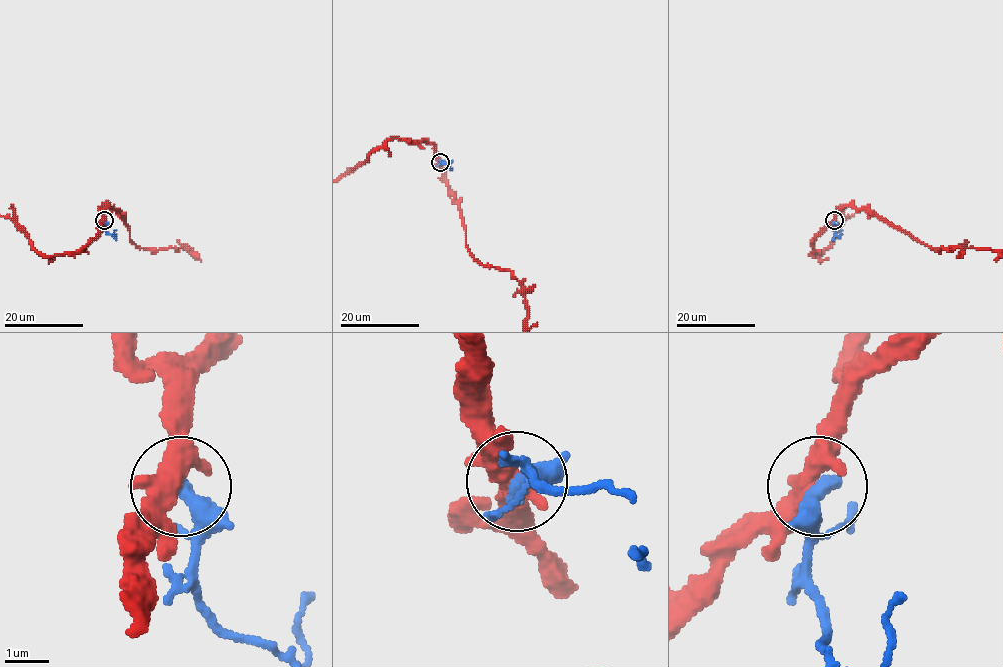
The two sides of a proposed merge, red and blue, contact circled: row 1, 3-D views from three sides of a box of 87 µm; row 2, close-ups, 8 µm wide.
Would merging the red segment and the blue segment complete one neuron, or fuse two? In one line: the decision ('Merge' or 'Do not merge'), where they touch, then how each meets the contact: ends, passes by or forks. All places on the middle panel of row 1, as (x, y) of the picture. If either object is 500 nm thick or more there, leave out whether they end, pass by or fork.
Do not merge. Place: (440, 162)

